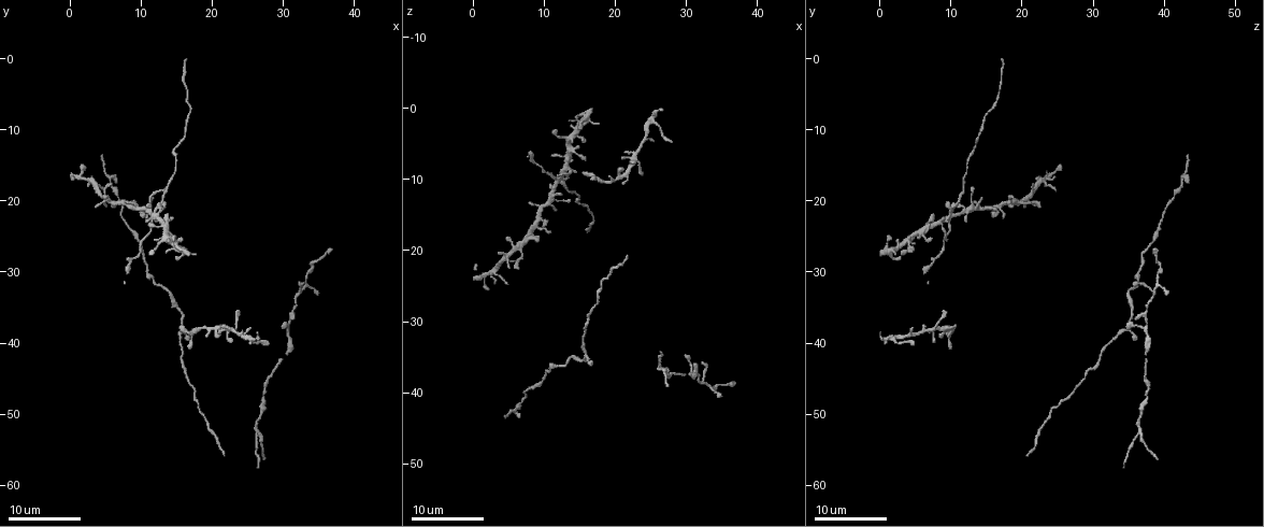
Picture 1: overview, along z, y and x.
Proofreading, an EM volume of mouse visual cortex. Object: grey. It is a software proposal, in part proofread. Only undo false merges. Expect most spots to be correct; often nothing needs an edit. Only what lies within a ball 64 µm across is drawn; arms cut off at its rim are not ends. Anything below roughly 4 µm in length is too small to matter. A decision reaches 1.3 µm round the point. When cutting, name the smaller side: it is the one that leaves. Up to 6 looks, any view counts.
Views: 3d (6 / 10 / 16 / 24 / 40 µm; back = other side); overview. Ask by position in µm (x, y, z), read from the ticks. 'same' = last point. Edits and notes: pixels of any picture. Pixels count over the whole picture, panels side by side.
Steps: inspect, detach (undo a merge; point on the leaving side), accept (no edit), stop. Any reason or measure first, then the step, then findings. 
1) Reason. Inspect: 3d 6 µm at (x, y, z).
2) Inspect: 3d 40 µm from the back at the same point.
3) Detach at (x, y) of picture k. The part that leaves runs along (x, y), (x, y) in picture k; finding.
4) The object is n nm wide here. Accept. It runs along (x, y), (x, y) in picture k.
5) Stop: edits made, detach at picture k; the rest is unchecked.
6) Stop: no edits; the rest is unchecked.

Looks like a crossing. Inspect: 3d 24 µm at (11.5, 22.5, 9.5).

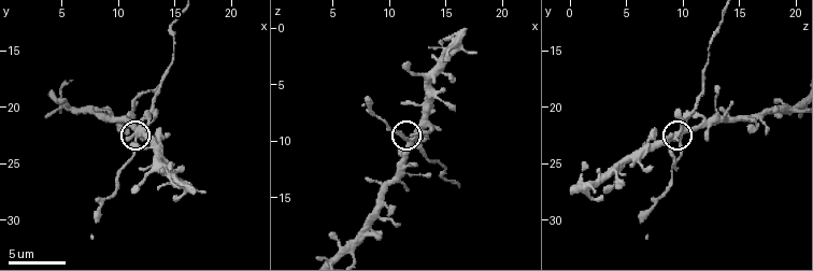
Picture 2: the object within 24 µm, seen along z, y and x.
Zoom in. Inspect: 3d 10 µm at (11.8, 22.4, 9.6).

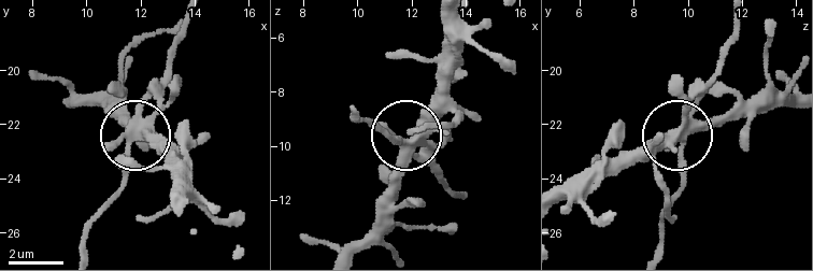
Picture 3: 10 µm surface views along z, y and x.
The object is 360 nm wide here. Accept. It runs along (795, 94), (684, 136), (670, 130), (638, 160) in picture 3; continuous, no second cell.

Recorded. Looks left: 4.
Arms part here. Inspect: 3d 24 µm at (26.5, 53.0, 36.5).

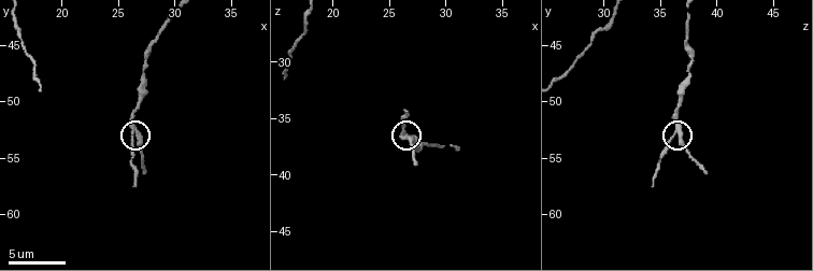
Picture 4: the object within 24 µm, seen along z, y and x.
Inspect: 3d 6 µm at (26.8, 53.0, 36.6).

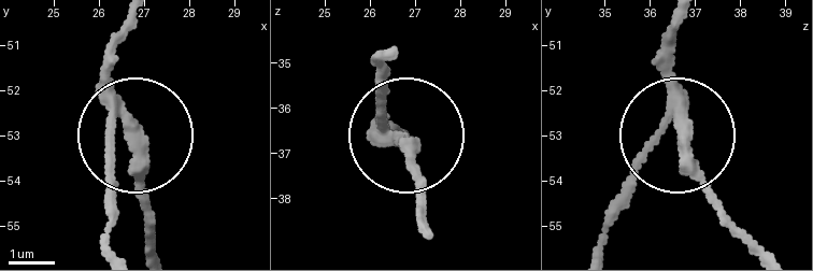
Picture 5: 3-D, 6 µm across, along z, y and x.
Other side. Inspect: 3d 6 µm from the back at (26.60, 52.90, 36.65).

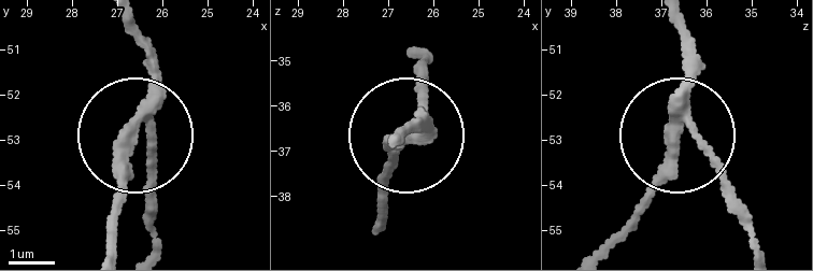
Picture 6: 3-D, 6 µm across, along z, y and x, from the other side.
The object is 270 nm wide here. Detach at (119, 171) of picture 6. The part that leaves runs along (147, 114), (116, 250) in picture 6; two cells meet here.

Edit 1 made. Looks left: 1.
Stop: edits made, detach at picture 6; the rest is unchecked.

